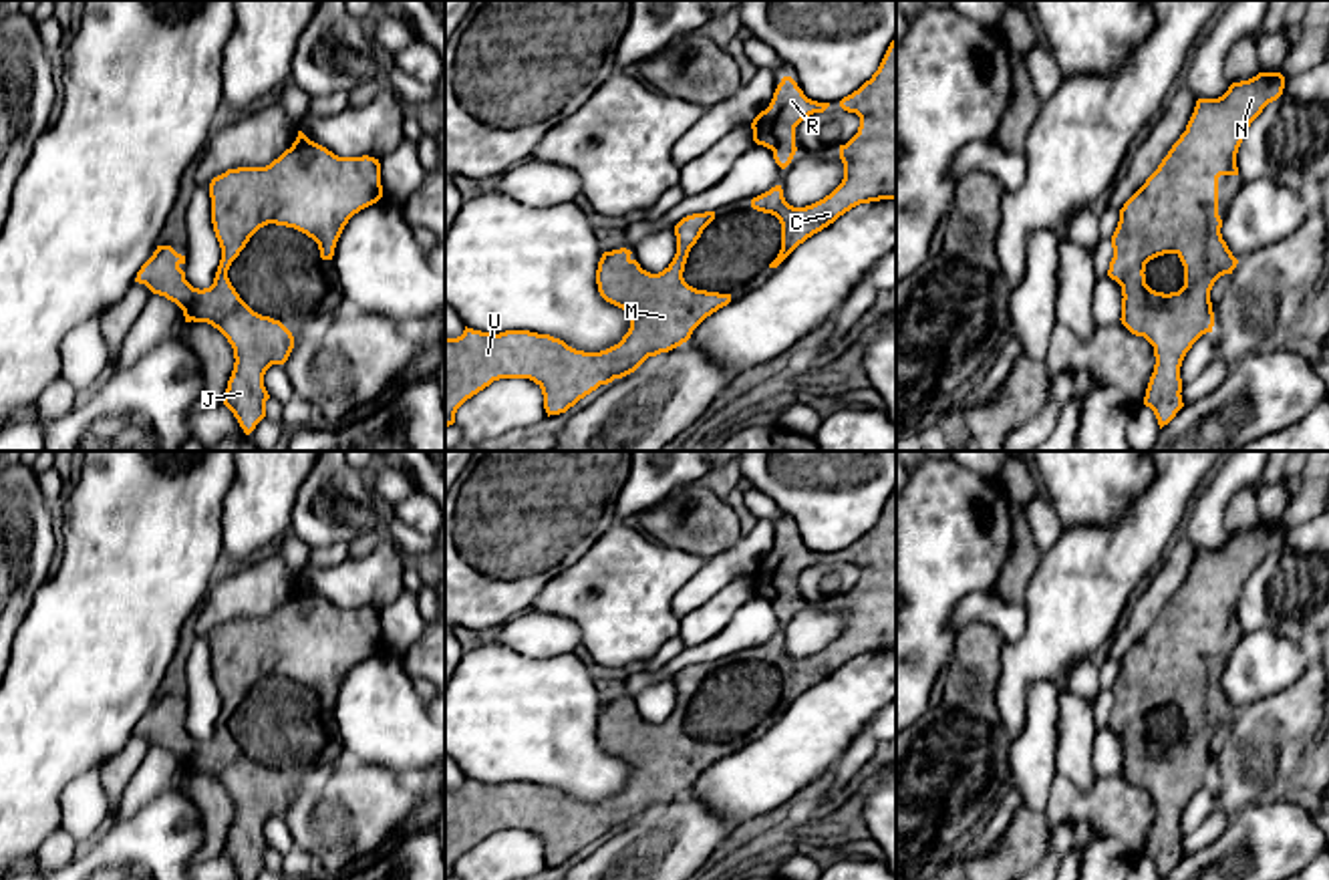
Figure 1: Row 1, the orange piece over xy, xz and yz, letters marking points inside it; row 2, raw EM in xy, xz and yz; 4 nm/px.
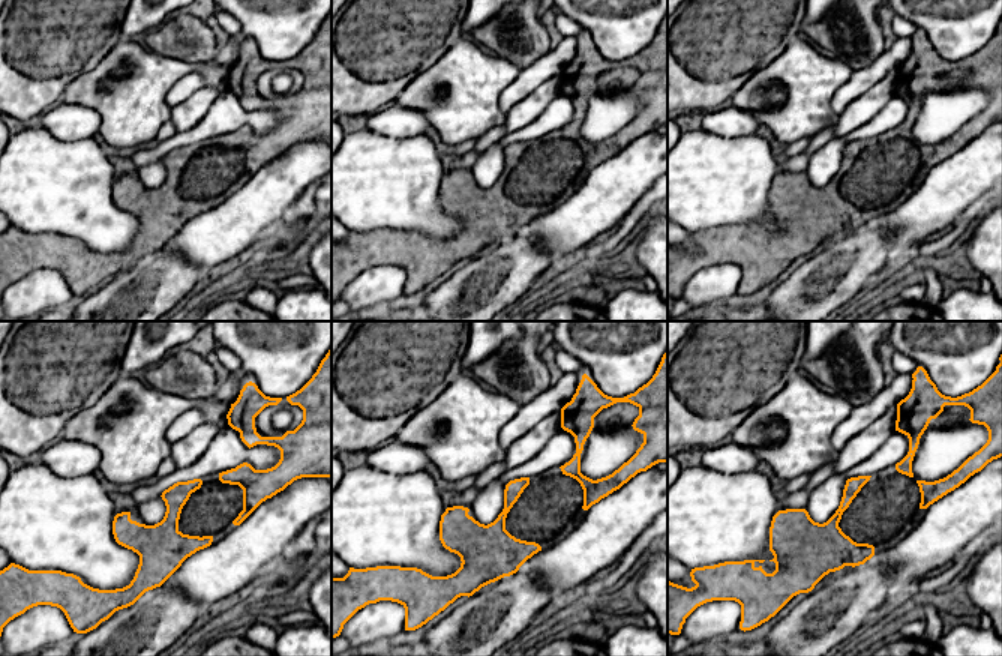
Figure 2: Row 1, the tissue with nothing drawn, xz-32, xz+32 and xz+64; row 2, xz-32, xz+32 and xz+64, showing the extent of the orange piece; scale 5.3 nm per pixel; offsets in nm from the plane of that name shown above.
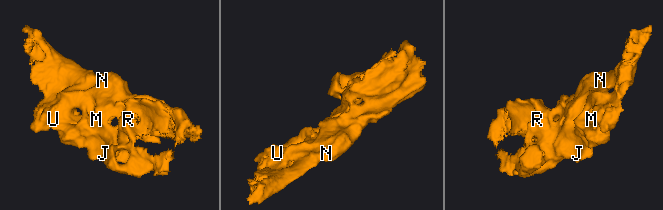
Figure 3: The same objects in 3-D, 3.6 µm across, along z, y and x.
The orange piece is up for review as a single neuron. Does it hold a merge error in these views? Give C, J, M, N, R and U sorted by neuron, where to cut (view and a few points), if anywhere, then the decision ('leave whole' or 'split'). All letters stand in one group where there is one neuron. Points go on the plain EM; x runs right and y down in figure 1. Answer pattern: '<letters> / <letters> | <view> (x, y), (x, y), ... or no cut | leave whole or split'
C J M N R U | no cut | leave whole

